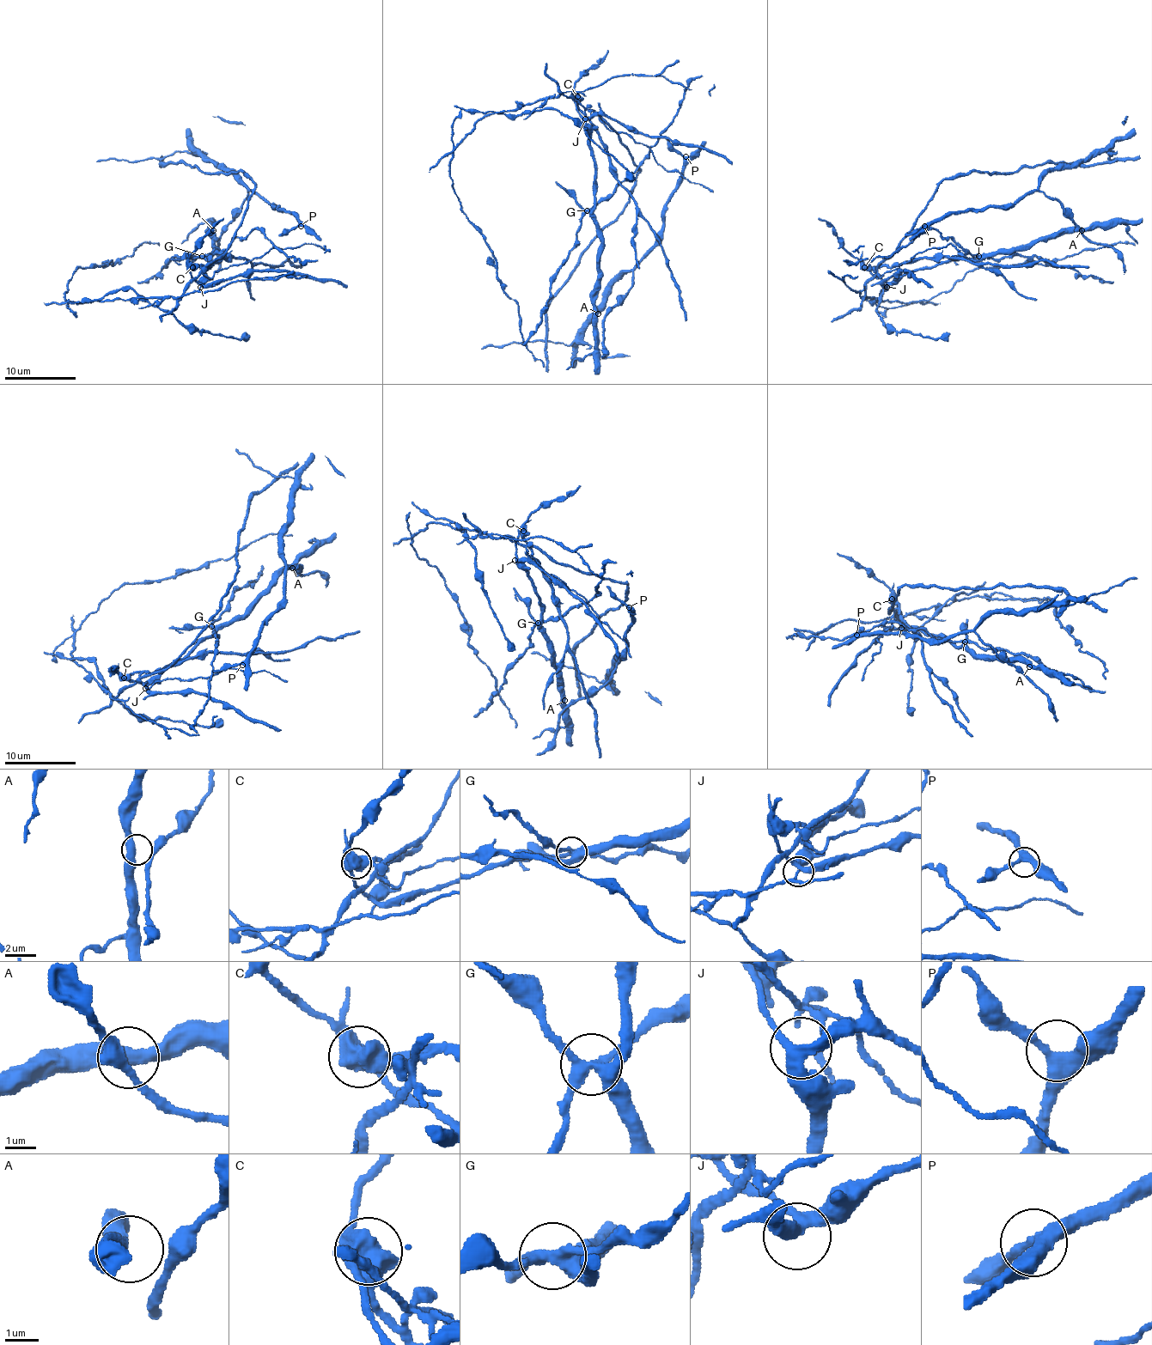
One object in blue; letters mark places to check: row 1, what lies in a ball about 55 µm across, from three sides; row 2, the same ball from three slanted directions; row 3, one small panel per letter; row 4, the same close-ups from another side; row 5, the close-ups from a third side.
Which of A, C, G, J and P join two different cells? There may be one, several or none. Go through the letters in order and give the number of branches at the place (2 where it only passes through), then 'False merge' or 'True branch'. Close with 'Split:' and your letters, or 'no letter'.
A: Branches: 3. True branch
C: Branches: 3. False merge
G: Branches: 5. False merge
J: Branches: 3. True branch
P: Branches: 3. True branch
Split: C, G

